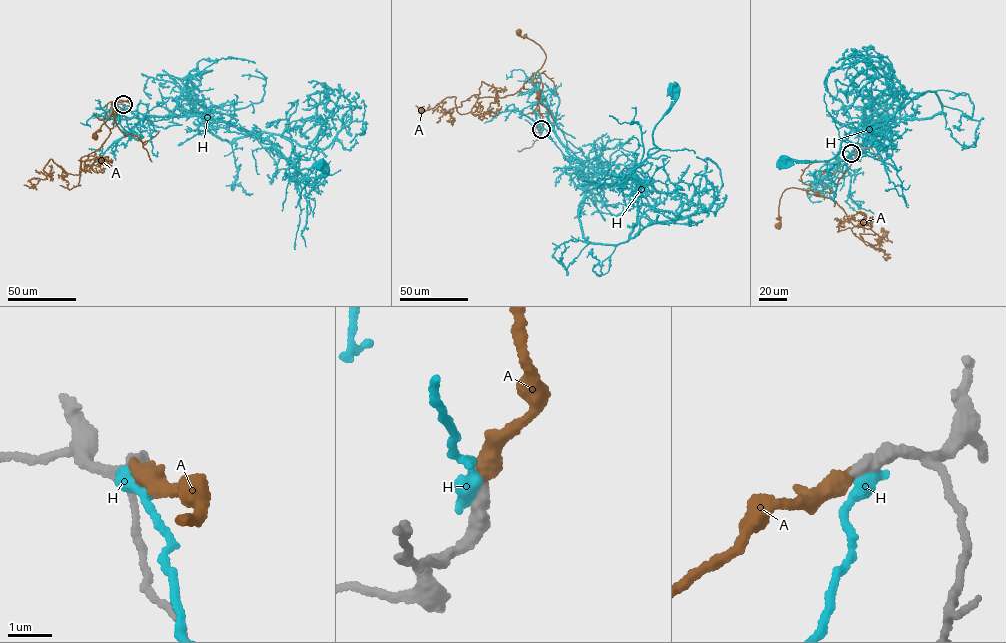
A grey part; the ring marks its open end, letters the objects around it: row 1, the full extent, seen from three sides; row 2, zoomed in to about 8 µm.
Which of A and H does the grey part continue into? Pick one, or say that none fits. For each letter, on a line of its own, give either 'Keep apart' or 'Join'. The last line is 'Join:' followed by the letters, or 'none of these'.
A: Join
H: Keep apart
Join: A

